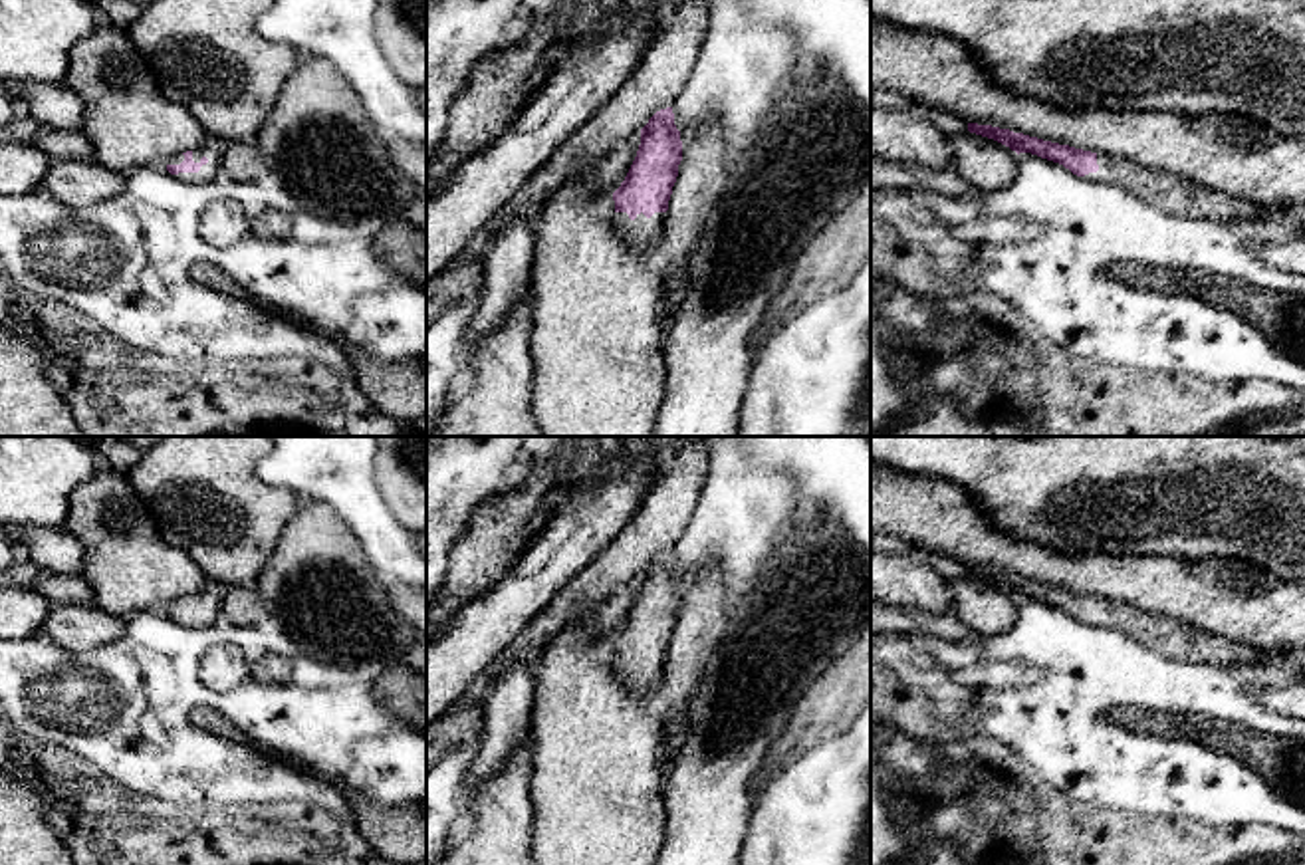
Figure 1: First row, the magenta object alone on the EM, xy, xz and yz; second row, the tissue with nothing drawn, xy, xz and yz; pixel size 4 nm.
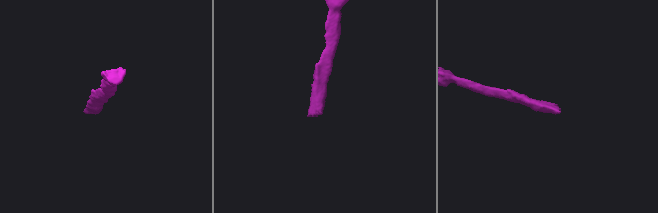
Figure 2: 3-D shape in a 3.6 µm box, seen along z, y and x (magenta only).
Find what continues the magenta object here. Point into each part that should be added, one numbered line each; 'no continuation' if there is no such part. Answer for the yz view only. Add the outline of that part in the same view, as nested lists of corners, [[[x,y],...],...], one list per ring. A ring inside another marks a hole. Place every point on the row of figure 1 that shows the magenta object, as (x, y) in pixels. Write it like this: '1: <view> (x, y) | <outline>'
1: yz (1175, 195) | [[[1097,153],[1097,173],[1083,179],[1091,183],[1117,185],[1142,202],[1168,214],[1210,222],[1255,222],[1267,210],[1255,202],[1206,188],[1164,171],[1144,169],[1109,153]]]

